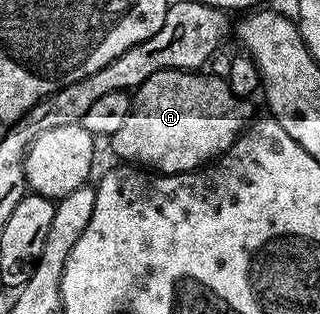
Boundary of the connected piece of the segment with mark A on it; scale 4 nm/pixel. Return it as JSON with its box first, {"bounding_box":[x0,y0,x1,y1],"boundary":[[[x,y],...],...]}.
{"bounding_box":[109,69,252,175],"boundary":[[[162,69],[145,83],[133,90],[131,110],[125,123],[109,138],[109,145],[119,156],[118,160],[136,167],[146,167],[160,175],[164,173],[189,173],[202,169],[204,165],[220,158],[226,153],[243,130],[251,124],[252,102],[245,97],[238,97],[229,87],[225,78],[217,78],[208,71],[189,69]]]}

